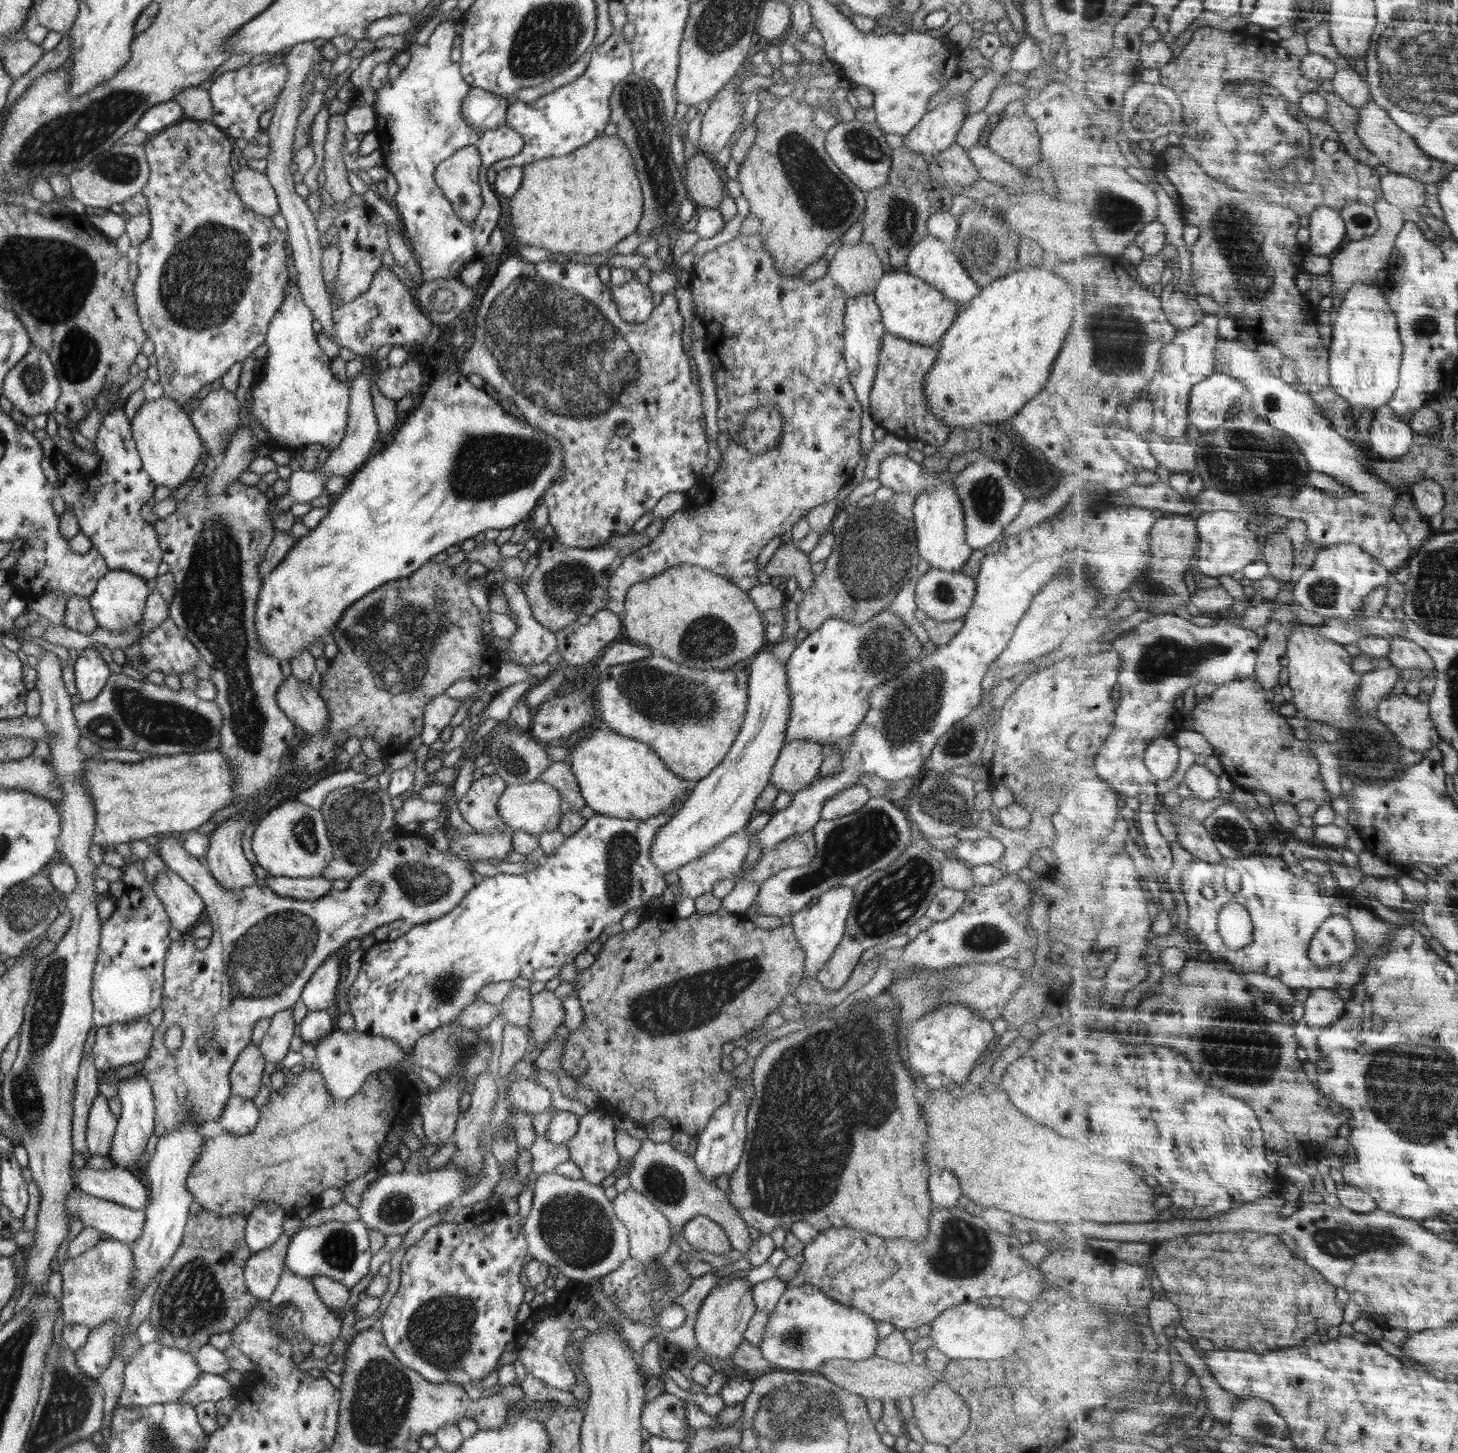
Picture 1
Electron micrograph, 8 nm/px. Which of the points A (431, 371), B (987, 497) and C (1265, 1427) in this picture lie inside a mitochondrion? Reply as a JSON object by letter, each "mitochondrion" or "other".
{"A":"other","B":"mitochondrion","C":"mitochondrion"}

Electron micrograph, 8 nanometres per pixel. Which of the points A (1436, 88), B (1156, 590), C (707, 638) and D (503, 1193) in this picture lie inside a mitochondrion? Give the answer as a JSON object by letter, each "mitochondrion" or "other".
{"A":"mitochondrion","B":"mitochondrion","C":"mitochondrion","D":"other"}

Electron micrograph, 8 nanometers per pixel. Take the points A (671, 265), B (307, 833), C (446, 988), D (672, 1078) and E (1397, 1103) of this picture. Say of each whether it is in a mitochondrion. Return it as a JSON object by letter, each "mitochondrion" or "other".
{"A":"other","B":"mitochondrion","C":"mitochondrion","D":"other","E":"mitochondrion"}

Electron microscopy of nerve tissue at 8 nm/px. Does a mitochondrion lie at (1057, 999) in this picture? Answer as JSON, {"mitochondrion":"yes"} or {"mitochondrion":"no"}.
{"mitochondrion":"no"}

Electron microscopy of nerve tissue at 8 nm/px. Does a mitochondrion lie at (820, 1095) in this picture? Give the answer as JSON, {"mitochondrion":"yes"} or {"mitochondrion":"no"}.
{"mitochondrion":"yes"}

